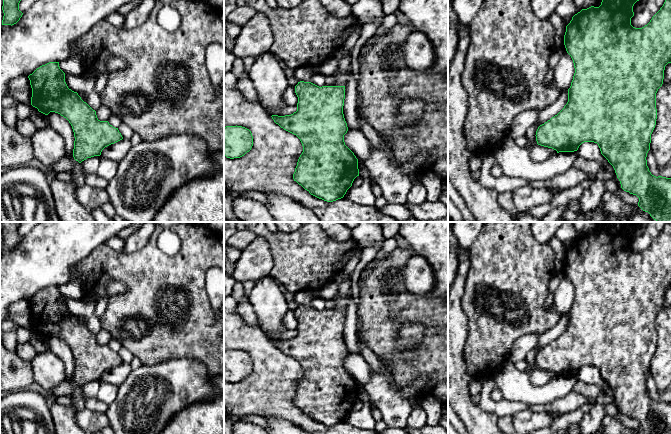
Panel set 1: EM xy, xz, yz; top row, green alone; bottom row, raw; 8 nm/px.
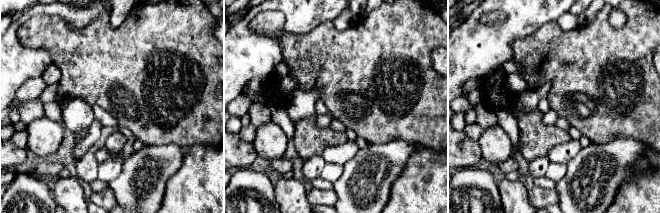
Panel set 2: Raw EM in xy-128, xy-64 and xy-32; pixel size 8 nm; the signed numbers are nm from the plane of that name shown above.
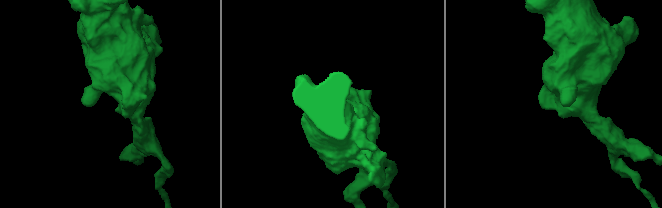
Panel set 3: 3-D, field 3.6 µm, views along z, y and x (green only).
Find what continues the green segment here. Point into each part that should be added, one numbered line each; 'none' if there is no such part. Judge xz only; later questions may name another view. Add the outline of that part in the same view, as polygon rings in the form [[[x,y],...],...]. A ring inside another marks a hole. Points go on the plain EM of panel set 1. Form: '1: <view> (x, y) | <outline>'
1: xz (340, 302) | [[[340,292],[337,294],[337,296],[333,299],[335,301],[336,308],[335,310],[345,310],[348,300],[345,299]]]

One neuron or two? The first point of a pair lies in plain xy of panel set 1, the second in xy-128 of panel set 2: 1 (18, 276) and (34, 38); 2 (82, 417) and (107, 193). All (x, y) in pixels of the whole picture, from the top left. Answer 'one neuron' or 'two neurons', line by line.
1: two neurons
2: one neuron

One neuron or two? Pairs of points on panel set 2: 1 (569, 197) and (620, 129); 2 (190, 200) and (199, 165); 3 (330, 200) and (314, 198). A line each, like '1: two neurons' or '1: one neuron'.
1: two neurons
2: one neuron
3: one neuron

